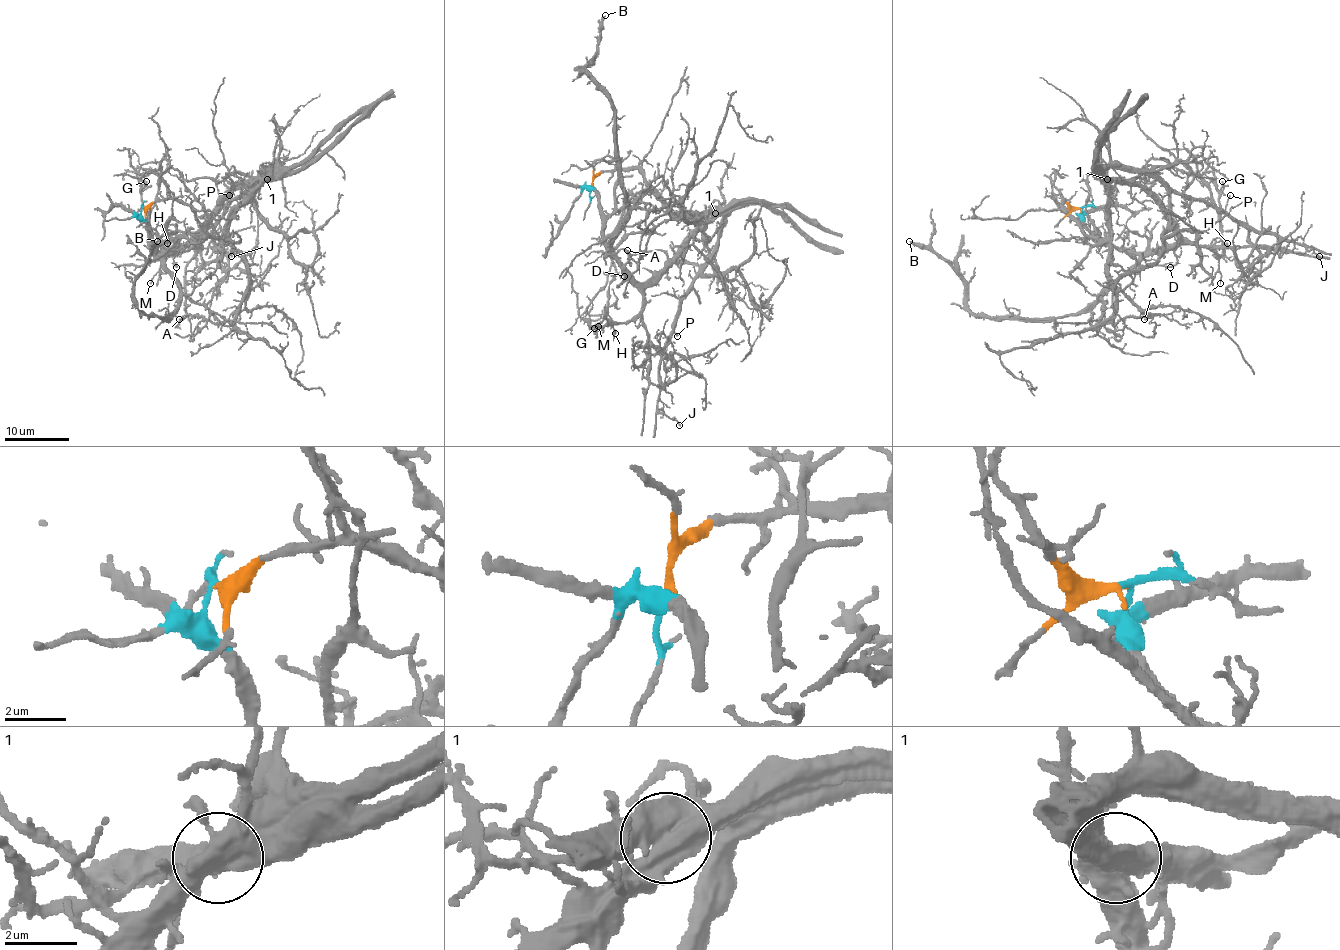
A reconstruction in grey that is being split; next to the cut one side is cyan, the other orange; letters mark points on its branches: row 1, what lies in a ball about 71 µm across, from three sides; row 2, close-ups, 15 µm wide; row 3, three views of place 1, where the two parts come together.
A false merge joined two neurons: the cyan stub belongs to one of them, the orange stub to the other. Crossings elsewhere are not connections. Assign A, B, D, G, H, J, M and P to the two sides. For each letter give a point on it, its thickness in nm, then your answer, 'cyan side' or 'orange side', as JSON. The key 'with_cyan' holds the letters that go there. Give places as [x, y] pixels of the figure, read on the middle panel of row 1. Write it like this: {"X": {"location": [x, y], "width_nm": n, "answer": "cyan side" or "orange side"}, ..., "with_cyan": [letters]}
{"A": {"location": [627, 250], "width_nm": 160, "answer": "orange side"}, "B": {"location": [605, 15], "width_nm": 240, "answer": "cyan side"}, "D": {"location": [624, 276], "width_nm": 170, "answer": "cyan side"}, "G": {"location": [594, 328], "width_nm": 120, "answer": "cyan side"}, "H": {"location": [615, 333], "width_nm": 150, "answer": "cyan side"}, "J": {"location": [679, 425], "width_nm": 160, "answer": "orange side"}, "M": {"location": [598, 326], "width_nm": 170, "answer": "cyan side"}, "P": {"location": [677, 336], "width_nm": 130, "answer": "orange side"}, "with_cyan": ["B", "D", "G", "H", "M"]}

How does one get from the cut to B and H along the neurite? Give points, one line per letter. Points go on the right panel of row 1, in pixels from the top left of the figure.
B: (1079, 207), (1093, 233), (1139, 259), (1072, 314), (977, 316), (962, 279), (909, 241)
H: (1079, 207), (1082, 209), (1082, 219), (1093, 233), (1110, 245), (1137, 253), (1203, 245), (1220, 254), (1228, 243)

